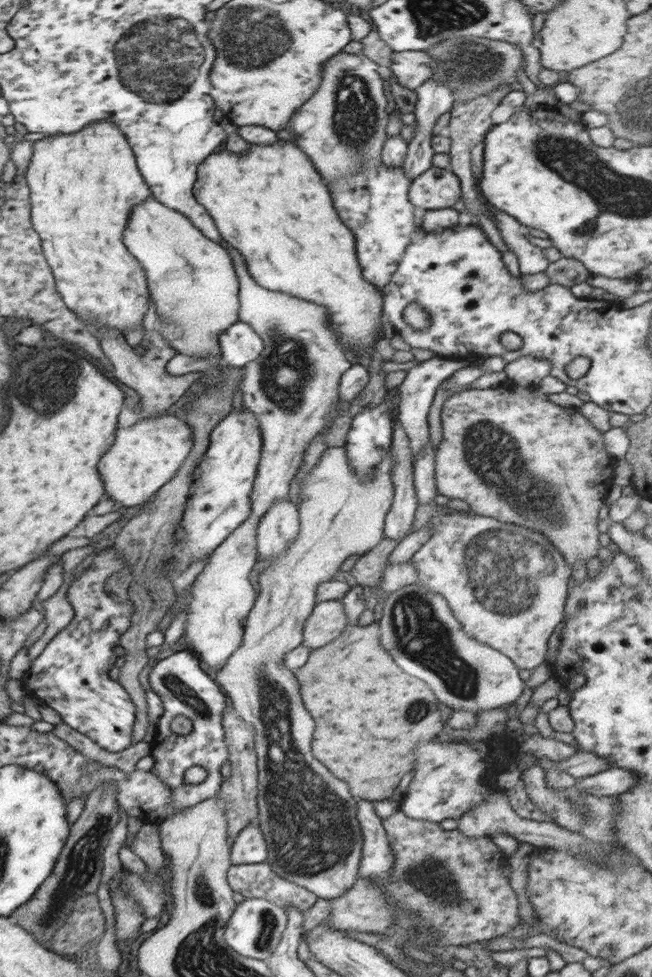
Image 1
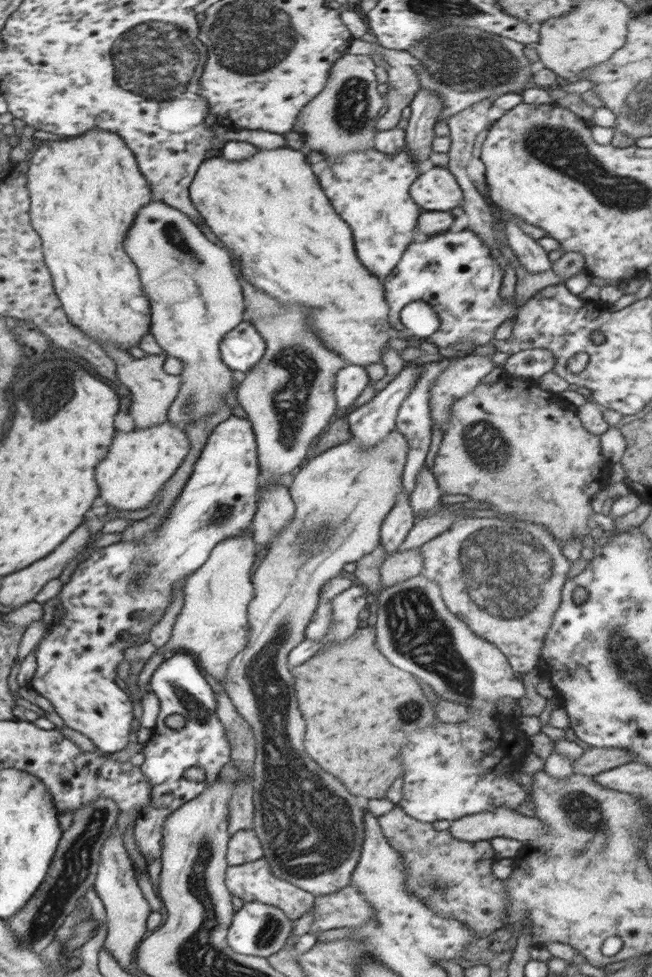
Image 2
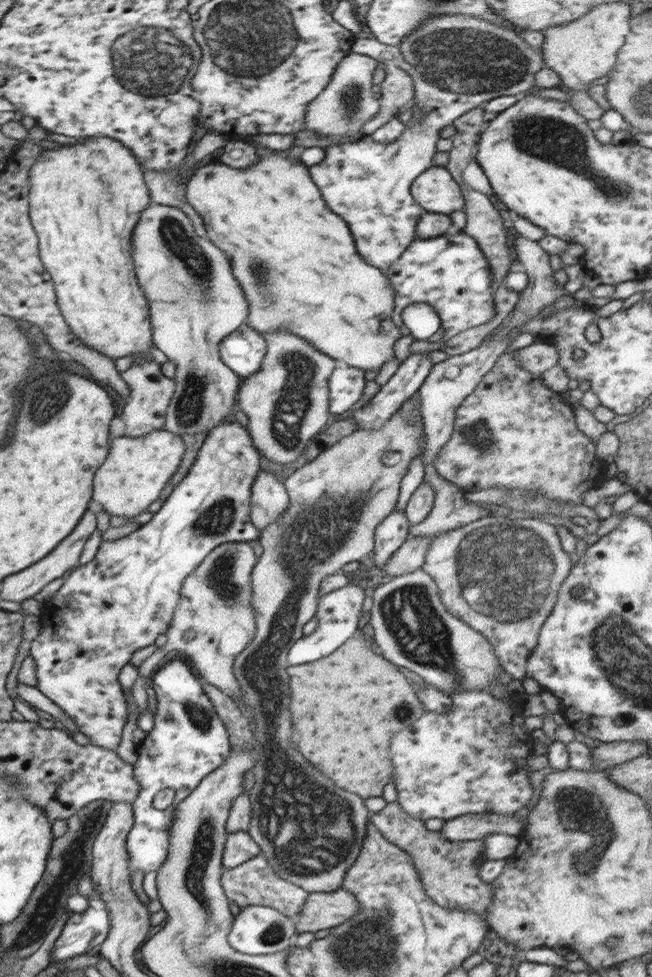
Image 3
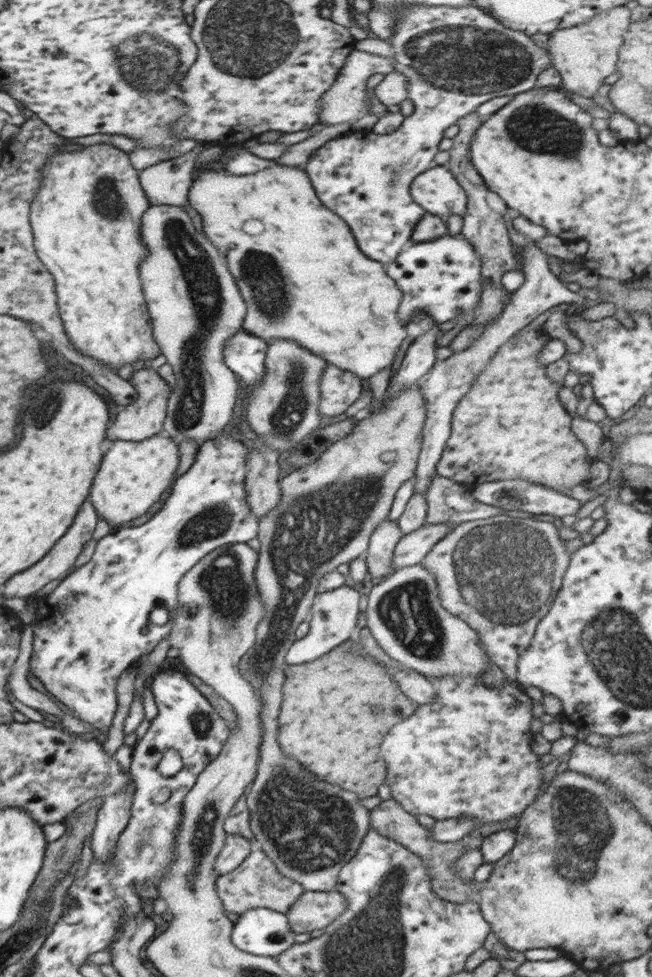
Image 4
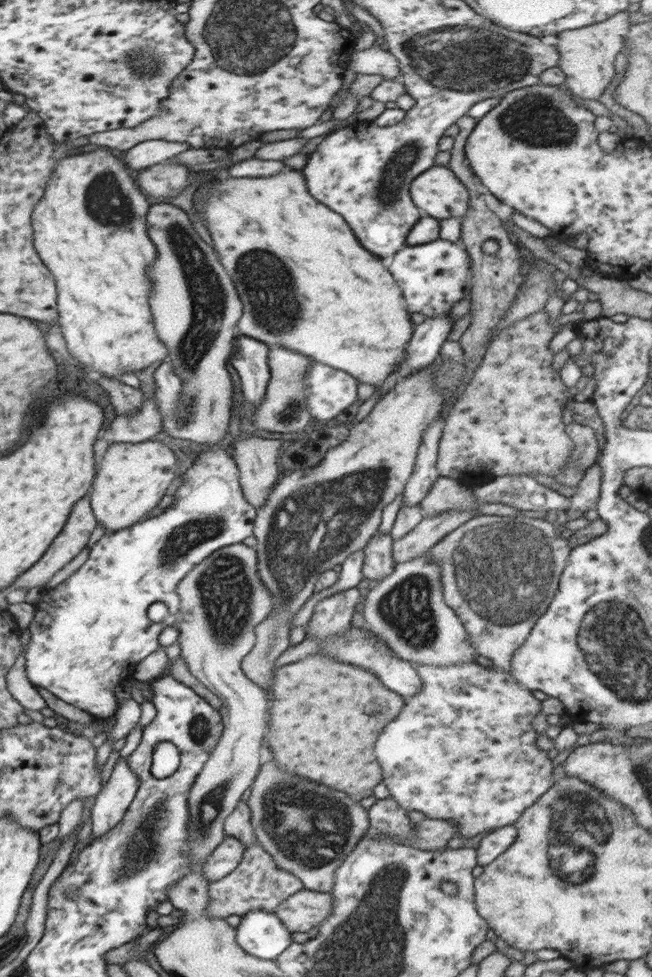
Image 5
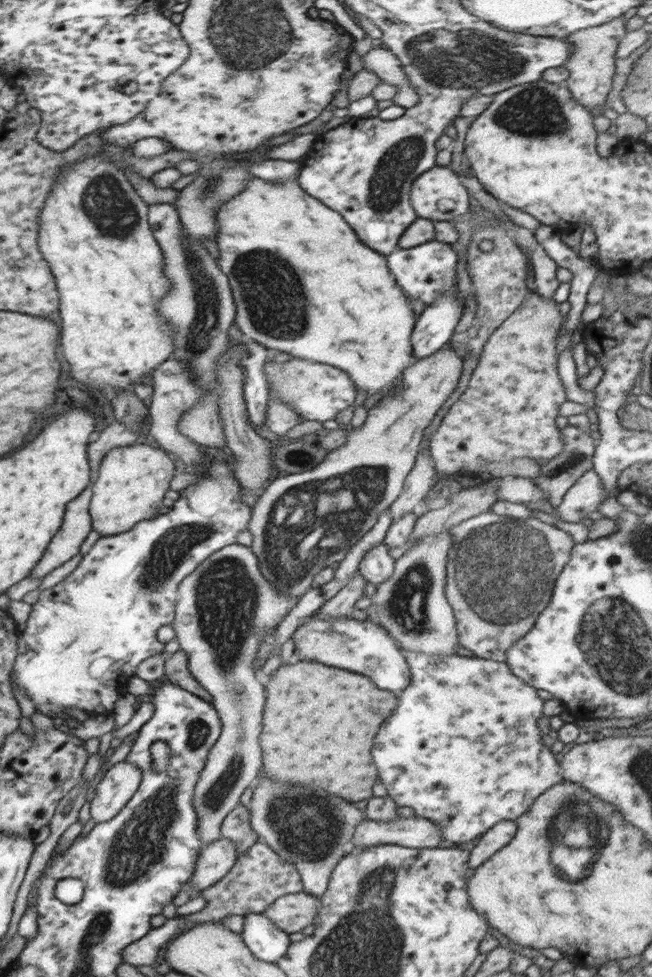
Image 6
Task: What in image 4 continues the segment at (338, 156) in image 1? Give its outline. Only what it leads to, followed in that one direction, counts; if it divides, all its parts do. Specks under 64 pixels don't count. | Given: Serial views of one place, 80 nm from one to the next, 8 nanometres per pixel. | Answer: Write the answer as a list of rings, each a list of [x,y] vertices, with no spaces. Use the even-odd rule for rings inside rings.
[[[354,49],[344,62],[344,66],[339,70],[339,74],[333,85],[323,94],[323,98],[319,100],[319,111],[317,122],[327,124],[327,126],[336,126],[336,124],[344,124],[344,122],[352,122],[351,128],[359,126],[367,122],[368,115],[372,115],[374,109],[367,103],[366,90],[367,80],[373,74],[387,75],[394,70],[392,62],[394,59],[387,56],[378,56],[369,52],[362,52]]]

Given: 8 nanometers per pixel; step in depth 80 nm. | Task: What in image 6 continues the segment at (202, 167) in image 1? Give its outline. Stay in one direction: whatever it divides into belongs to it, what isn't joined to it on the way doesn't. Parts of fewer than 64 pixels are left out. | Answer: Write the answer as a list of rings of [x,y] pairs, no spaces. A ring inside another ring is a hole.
[[[297,176],[283,183],[262,180],[258,177],[252,177],[251,182],[252,184],[246,184],[246,188],[236,198],[232,198],[232,200],[220,205],[220,208],[215,212],[215,221],[217,222],[215,240],[220,252],[217,263],[222,268],[222,272],[228,276],[232,296],[237,304],[236,326],[244,333],[245,339],[258,342],[269,351],[277,350],[292,355],[296,359],[305,359],[306,361],[340,368],[340,371],[344,372],[352,380],[352,384],[357,390],[368,392],[368,398],[382,391],[382,396],[390,396],[391,392],[395,391],[401,384],[404,370],[417,362],[414,359],[411,342],[411,335],[417,316],[408,305],[409,298],[406,293],[396,282],[394,275],[387,267],[386,256],[372,250],[372,248],[368,248],[368,245],[364,246],[363,241],[350,228],[344,217],[339,212],[328,208],[320,200],[312,198],[300,186]]]

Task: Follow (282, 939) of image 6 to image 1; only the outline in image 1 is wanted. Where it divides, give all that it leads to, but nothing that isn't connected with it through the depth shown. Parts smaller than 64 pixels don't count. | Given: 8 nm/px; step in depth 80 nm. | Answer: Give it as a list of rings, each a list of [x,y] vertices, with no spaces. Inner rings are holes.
[[[246,899],[238,903],[225,930],[225,943],[238,955],[268,961],[277,950],[284,929],[287,927],[287,912],[280,905],[262,899]]]

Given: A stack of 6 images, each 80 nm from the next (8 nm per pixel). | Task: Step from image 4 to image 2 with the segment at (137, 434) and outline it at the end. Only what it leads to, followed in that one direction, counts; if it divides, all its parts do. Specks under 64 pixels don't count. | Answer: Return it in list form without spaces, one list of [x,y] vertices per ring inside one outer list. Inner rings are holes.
[[[106,344],[104,349],[106,355],[116,363],[116,377],[124,386],[128,386],[132,398],[130,402],[129,414],[134,420],[135,429],[154,426],[168,420],[170,404],[180,393],[181,377],[168,375],[163,372],[166,352],[160,354],[148,354],[144,358],[133,358],[129,350],[124,350],[114,344]]]

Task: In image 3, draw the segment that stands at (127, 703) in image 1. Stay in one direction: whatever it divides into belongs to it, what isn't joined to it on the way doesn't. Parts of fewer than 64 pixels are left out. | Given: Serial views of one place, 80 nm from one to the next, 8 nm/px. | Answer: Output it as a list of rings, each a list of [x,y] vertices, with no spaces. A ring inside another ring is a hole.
[[[233,418],[226,422],[215,426],[203,442],[198,451],[196,460],[193,462],[192,469],[188,475],[179,482],[176,488],[163,503],[161,508],[153,514],[152,519],[140,526],[139,529],[114,541],[106,541],[100,545],[93,560],[86,564],[77,564],[77,566],[67,574],[67,580],[60,587],[54,598],[49,600],[44,608],[41,617],[41,631],[34,641],[31,642],[31,655],[36,665],[35,673],[37,676],[37,689],[62,708],[62,710],[74,721],[78,730],[82,734],[88,736],[90,742],[96,746],[116,751],[119,744],[124,739],[124,727],[127,723],[127,700],[122,690],[121,684],[118,682],[120,669],[129,663],[129,660],[136,650],[155,644],[157,636],[167,632],[172,617],[174,616],[175,607],[180,599],[180,591],[182,583],[187,576],[196,570],[200,563],[212,552],[214,548],[227,542],[254,542],[259,538],[260,532],[251,521],[251,490],[254,485],[254,479],[260,471],[260,455],[257,448],[253,445],[249,430],[242,426]]]

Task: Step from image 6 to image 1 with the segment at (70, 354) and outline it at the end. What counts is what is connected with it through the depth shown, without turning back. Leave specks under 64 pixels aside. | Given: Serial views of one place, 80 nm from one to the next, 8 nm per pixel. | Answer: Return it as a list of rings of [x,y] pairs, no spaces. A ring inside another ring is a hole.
[[[110,121],[91,122],[84,130],[74,134],[49,135],[41,138],[33,144],[33,154],[25,175],[26,184],[30,189],[31,198],[31,223],[32,228],[40,235],[41,247],[44,252],[45,259],[50,265],[51,271],[55,278],[57,291],[60,293],[65,305],[70,312],[76,314],[80,320],[86,324],[96,327],[108,327],[116,329],[120,332],[120,336],[126,336],[126,332],[130,330],[144,331],[142,325],[144,314],[148,310],[149,290],[145,268],[141,266],[139,260],[126,248],[122,242],[124,228],[128,222],[128,216],[133,206],[140,204],[143,200],[152,196],[148,183],[141,175],[137,167],[136,157],[127,141],[126,136],[120,132],[117,124]]]

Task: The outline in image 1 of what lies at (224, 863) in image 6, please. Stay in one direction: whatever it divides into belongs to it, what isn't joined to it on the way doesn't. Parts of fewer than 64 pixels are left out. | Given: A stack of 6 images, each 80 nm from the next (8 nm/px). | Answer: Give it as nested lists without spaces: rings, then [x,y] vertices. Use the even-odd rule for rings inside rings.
[[[253,822],[244,828],[232,843],[230,850],[232,865],[259,864],[268,859],[268,844],[257,824],[258,822]]]

